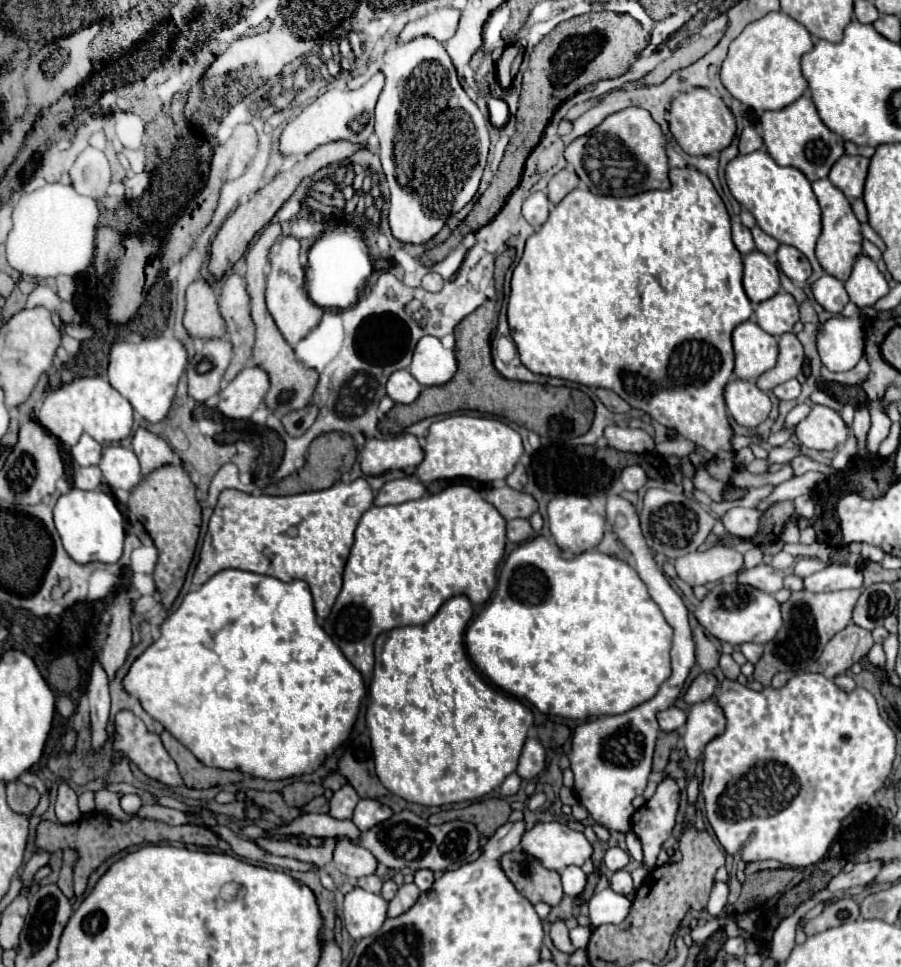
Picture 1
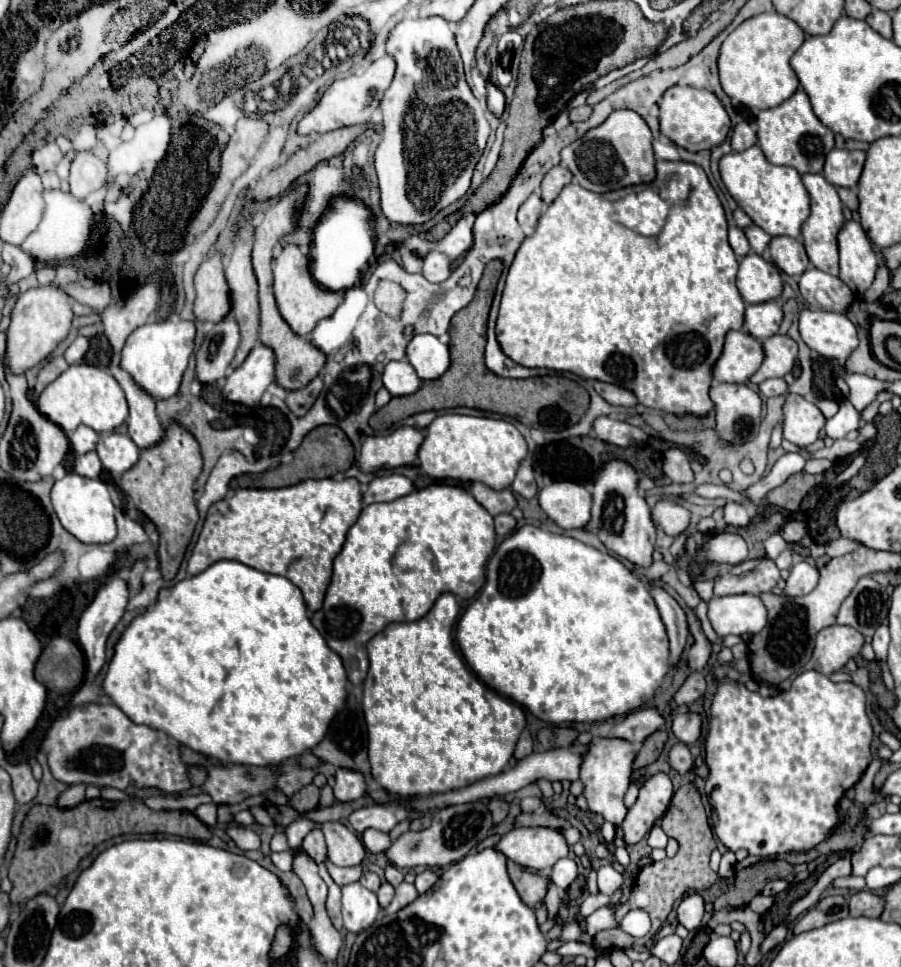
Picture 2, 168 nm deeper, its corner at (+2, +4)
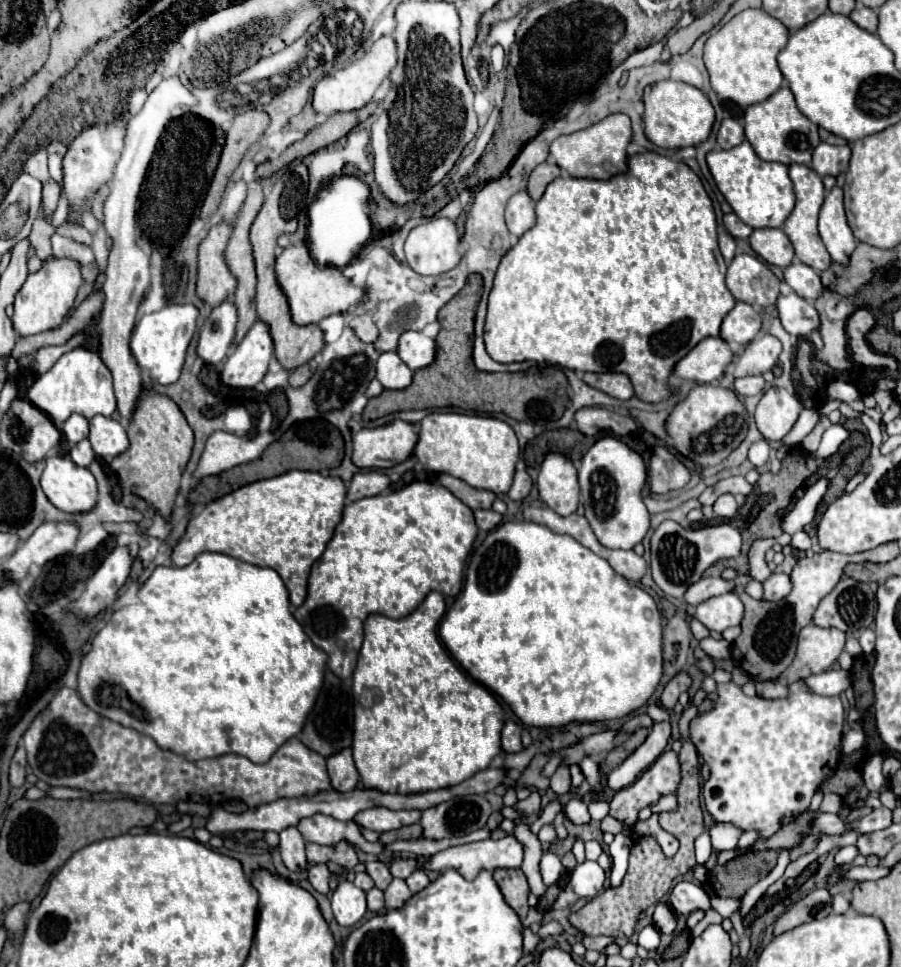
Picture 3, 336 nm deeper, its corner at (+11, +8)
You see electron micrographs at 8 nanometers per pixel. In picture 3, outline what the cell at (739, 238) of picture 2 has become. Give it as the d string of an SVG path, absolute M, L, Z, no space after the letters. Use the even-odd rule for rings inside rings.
M721 233L719 247L721 247L721 253L725 257L725 263L731 263L731 259L735 257L735 239L729 233Z

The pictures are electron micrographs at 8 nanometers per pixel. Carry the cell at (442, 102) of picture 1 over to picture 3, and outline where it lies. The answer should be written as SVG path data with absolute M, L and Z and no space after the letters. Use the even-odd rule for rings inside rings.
M405 1L395 11L397 27L393 39L397 43L397 67L391 71L391 89L383 99L381 115L371 129L371 145L375 153L375 181L381 193L395 205L415 203L427 189L437 185L461 157L463 147L477 133L477 115L473 111L473 91L465 79L459 55L459 15L451 3Z

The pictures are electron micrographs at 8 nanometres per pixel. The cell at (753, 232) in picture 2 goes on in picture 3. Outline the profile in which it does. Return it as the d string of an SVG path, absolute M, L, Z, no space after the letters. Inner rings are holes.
M735 213L725 215L725 217L723 217L723 223L725 223L727 231L729 231L735 239L747 239L747 237L753 233L753 229L751 229L749 225L745 225Z

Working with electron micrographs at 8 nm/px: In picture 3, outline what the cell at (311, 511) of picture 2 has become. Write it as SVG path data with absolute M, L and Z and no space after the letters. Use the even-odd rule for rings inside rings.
M289 471L273 479L263 479L239 487L203 507L173 549L177 567L189 565L203 551L217 551L239 561L275 569L289 589L293 607L307 597L307 577L311 565L321 557L335 527L343 519L347 489L339 477L323 476L317 471Z

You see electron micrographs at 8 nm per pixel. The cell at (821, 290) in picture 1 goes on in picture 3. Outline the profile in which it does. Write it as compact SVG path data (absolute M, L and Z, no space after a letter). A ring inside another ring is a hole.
M797 259L789 267L785 267L783 273L785 273L785 281L791 285L791 289L803 299L817 301L819 293L823 293L823 289L825 289L821 283L821 275Z

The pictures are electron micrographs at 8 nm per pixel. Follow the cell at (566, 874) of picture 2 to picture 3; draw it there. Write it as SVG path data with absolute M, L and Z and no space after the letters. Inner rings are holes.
M543 853L543 859L541 859L541 875L543 875L543 883L549 887L553 883L559 881L563 873L563 865L561 865L561 859L555 855L555 853Z

